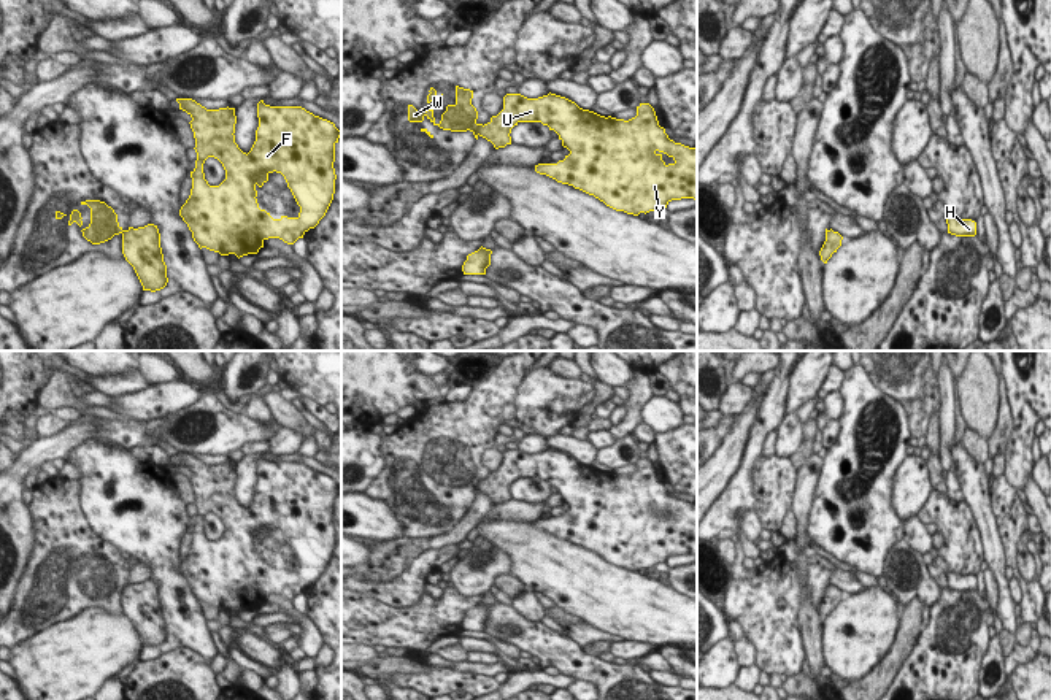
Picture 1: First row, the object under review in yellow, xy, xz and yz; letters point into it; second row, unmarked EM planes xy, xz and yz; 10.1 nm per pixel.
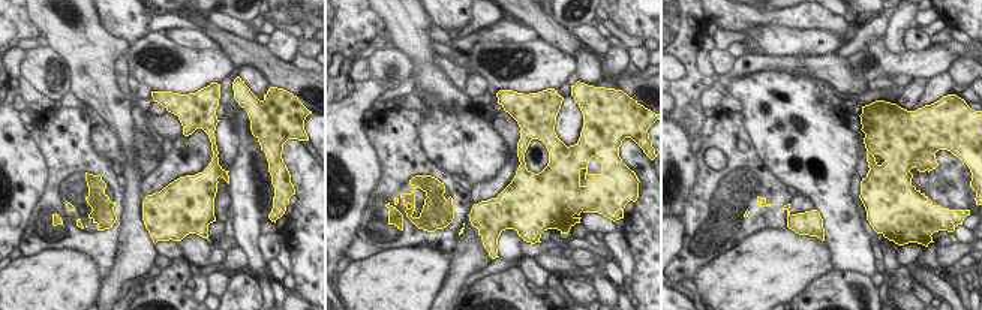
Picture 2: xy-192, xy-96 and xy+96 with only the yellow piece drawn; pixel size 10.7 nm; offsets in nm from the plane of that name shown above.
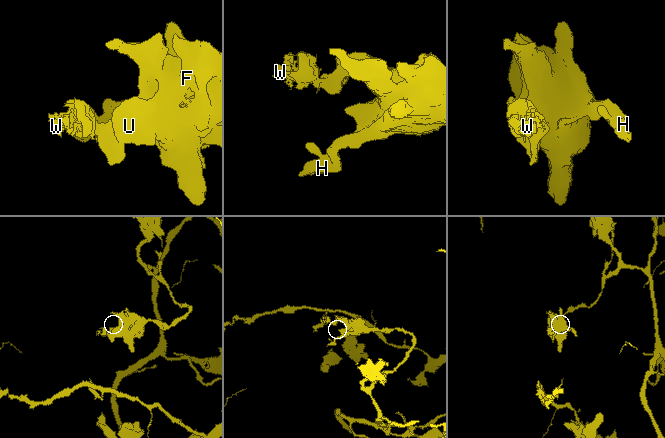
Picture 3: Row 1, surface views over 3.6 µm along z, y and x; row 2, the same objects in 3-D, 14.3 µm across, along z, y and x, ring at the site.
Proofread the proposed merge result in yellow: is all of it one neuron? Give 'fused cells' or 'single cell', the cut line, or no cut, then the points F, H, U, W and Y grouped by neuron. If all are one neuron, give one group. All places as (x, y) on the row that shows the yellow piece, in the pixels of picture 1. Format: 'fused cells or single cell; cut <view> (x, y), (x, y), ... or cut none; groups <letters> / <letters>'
fused cells; cut xy (134, 229), (123, 237); groups F H U Y / W

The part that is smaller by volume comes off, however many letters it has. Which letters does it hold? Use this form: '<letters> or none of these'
W

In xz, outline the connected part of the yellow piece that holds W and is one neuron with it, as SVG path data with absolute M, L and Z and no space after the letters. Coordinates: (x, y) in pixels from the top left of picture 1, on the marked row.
M456 86L456 103L448 105L446 111L441 114L441 121L437 124L433 117L433 110L418 111L413 105L408 105L408 121L422 122L425 117L443 130L451 132L467 132L470 130L478 140L478 132L483 124L478 124L478 111L472 105L473 90Z

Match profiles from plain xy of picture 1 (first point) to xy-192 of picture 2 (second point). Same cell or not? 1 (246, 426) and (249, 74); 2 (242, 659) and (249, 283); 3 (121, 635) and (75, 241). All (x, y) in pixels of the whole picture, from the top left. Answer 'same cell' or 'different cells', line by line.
1: different cells
2: same cell
3: different cells

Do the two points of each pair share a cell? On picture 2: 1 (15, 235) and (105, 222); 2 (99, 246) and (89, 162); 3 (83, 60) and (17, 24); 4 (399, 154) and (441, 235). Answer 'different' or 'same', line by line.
1: different
2: same
3: different
4: same

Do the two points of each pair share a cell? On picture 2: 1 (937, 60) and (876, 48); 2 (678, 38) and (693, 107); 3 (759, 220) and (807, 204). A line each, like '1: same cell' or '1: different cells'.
1: same cell
2: same cell
3: different cells

